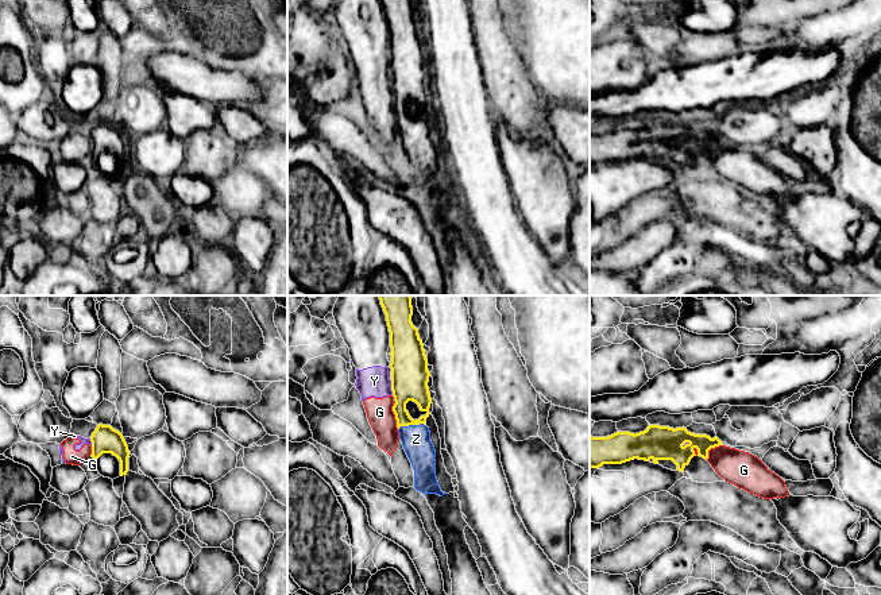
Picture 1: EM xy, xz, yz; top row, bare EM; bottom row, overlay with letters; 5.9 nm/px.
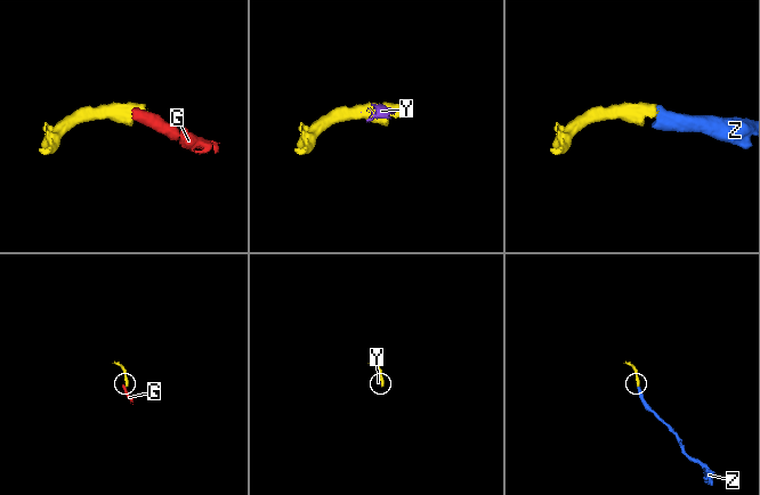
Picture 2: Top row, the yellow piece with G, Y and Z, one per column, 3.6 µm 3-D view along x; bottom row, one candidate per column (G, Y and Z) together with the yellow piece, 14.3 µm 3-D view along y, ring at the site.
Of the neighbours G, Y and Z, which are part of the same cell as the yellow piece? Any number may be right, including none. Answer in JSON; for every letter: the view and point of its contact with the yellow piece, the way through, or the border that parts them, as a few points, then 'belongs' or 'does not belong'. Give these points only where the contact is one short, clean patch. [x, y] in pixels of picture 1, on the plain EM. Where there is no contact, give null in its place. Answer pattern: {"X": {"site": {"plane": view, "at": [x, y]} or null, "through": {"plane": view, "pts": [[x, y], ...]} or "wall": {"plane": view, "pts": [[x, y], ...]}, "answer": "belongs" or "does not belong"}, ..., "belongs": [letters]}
{"G": {"site": {"plane": "xz", "at": [393, 108]}, "wall": {"plane": "xz", "pts": [[391, 93], [394, 99], [393, 111], [398, 126]]}, "answer": "does not belong"}, "Y": {"site": {"plane": "xz", "at": [391, 85]}, "wall": {"plane": "xz", "pts": [[390, 78], [393, 92]]}, "answer": "does not belong"}, "Z": {"site": {"plane": "xz", "at": [412, 122]}, "through": {"plane": "xz", "pts": [[409, 80], [401, 111], [412, 122], [412, 130], [416, 136]]}, "answer": "belongs"}, "belongs": ["Z"]}

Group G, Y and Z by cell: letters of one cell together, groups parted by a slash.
G Y / Z

